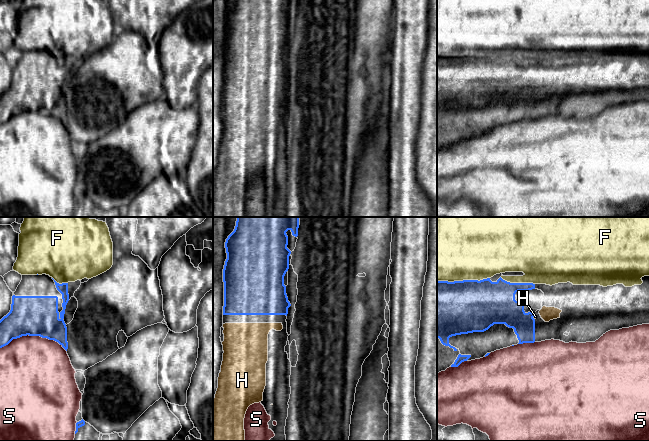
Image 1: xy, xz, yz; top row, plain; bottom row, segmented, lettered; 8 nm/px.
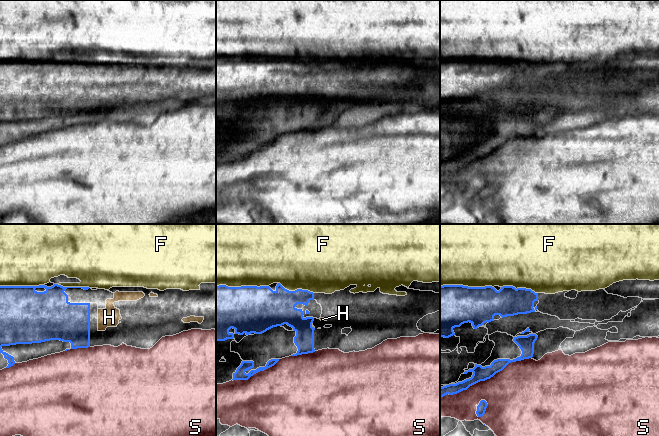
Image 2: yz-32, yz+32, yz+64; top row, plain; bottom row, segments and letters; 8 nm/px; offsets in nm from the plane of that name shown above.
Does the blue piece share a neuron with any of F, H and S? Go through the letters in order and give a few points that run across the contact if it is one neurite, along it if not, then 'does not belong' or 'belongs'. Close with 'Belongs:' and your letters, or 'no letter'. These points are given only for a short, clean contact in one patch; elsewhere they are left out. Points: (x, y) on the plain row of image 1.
F: does not belong
H: line yz (503, 84), (514, 92), (533, 92), (535, 92); belongs
S: does not belong
Belongs: H

